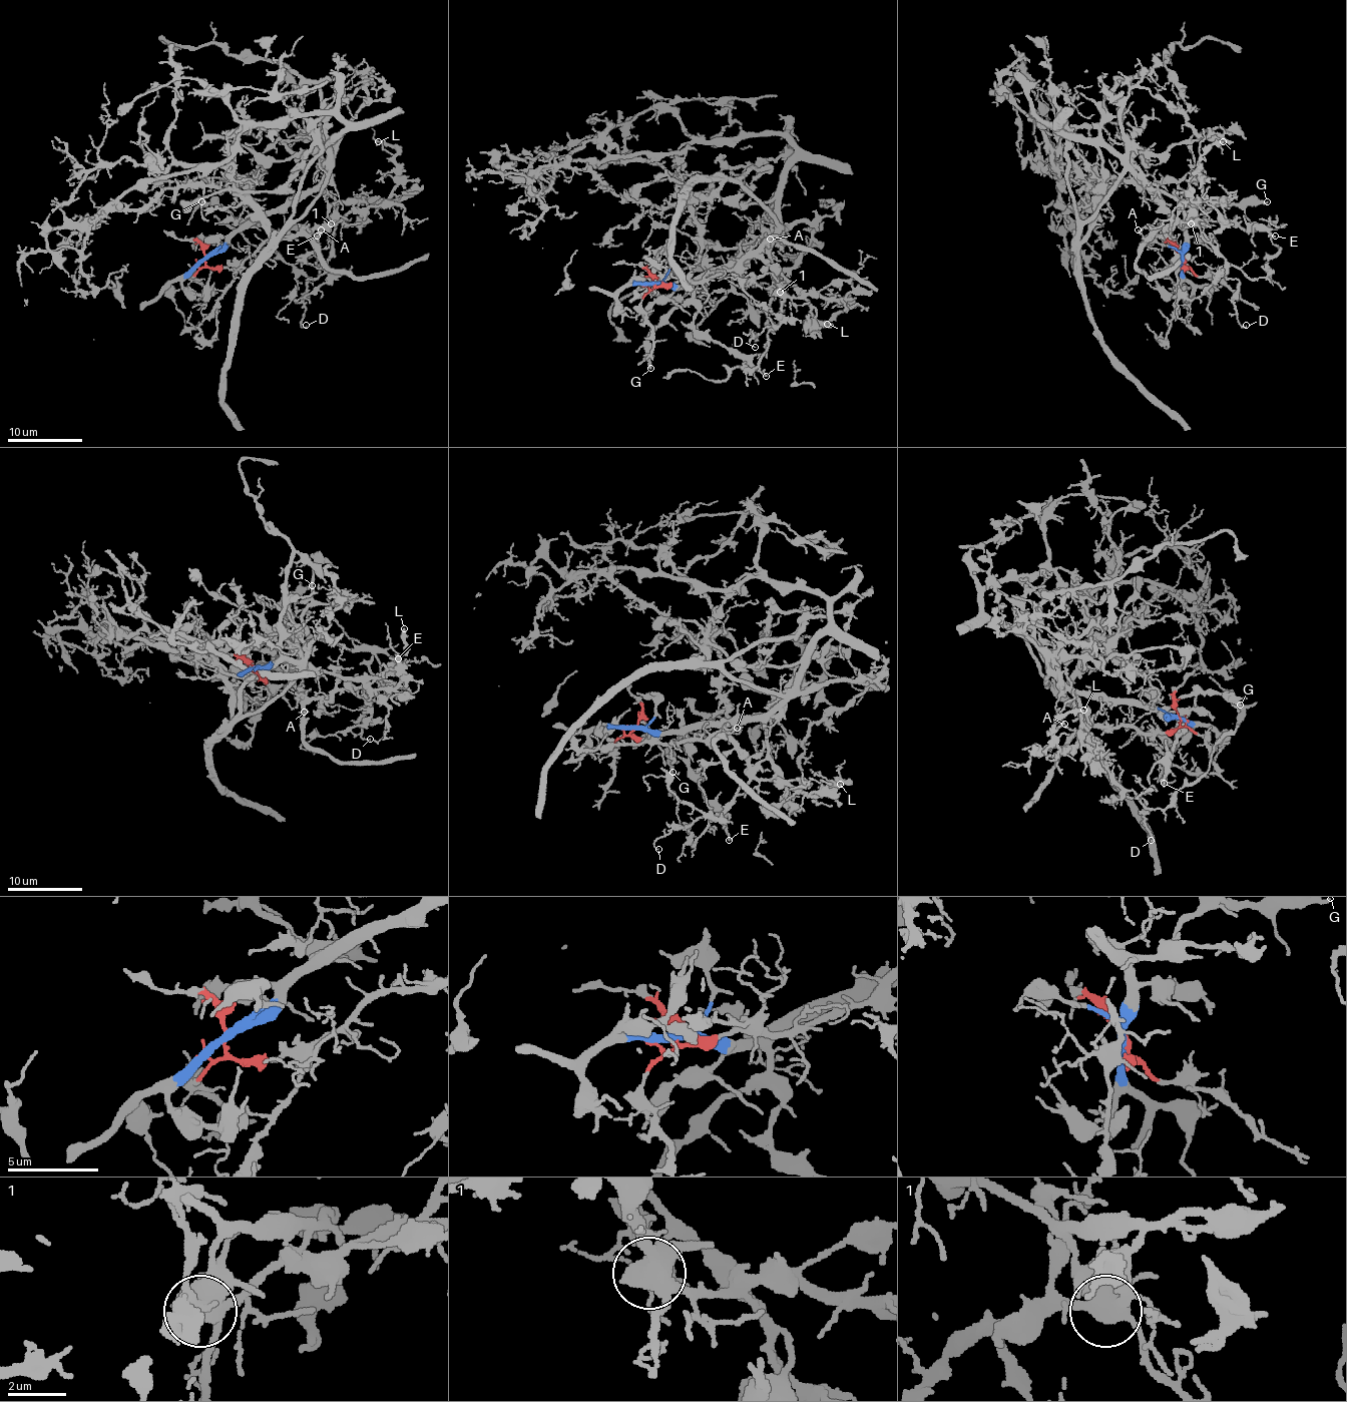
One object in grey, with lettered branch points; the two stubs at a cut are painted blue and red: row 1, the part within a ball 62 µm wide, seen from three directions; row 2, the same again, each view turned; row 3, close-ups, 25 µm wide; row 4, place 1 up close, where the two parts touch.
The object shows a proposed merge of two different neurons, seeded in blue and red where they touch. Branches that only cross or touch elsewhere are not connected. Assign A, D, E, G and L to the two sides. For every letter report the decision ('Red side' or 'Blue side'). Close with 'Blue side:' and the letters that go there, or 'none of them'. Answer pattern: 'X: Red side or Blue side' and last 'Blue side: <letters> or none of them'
A: Red side
D: Red side
E: Blue side
G: Blue side
L: Red side
Blue side: E, G

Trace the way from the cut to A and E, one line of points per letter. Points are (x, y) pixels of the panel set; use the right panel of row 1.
A: (1182, 257), (1184, 268), (1180, 264), (1180, 250), (1175, 242), (1152, 237), (1145, 238), (1137, 230)
E: (1182, 259), (1184, 230), (1188, 226), (1203, 226), (1208, 221), (1234, 221), (1244, 230), (1264, 228), (1275, 237)

